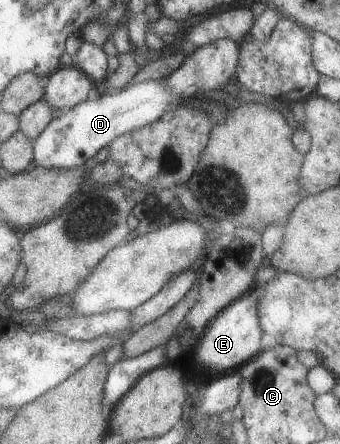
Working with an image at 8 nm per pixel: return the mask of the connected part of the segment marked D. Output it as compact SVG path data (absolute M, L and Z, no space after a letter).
M227 38L201 46L192 55L186 55L184 63L166 78L145 80L131 84L126 90L106 92L97 101L86 101L70 109L50 123L46 132L35 141L36 164L49 169L83 167L118 137L156 122L170 113L174 106L202 99L202 93L222 89L222 85L234 81L239 61L239 45L240 43Z

